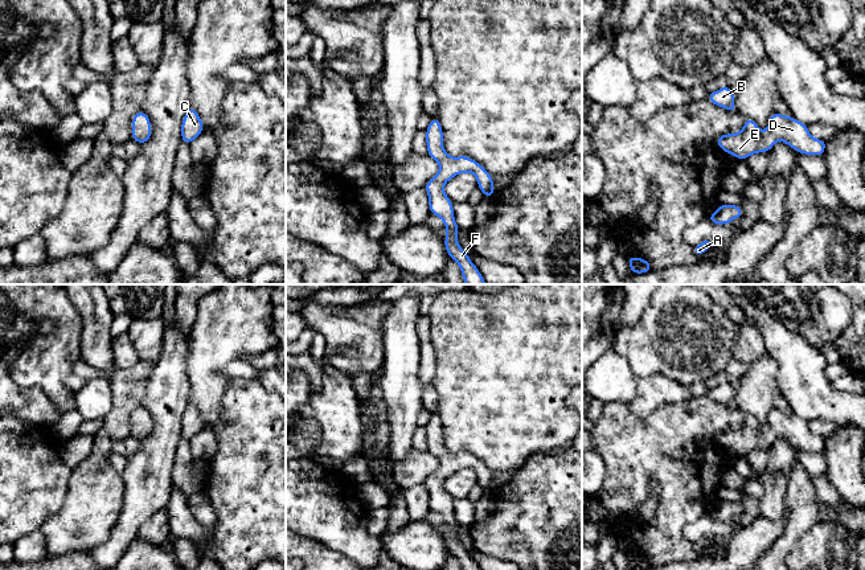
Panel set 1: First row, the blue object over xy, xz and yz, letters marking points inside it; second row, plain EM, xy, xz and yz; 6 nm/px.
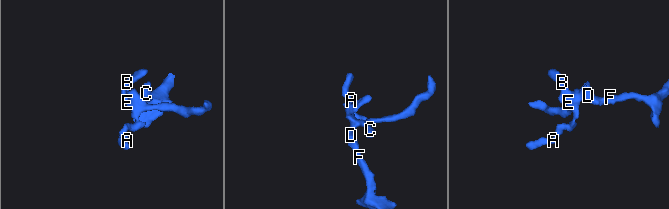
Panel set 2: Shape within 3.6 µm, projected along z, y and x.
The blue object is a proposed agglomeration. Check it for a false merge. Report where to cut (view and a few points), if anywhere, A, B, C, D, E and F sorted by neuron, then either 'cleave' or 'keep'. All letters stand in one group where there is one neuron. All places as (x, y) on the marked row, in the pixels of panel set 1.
no cut; A B C D E F; keep

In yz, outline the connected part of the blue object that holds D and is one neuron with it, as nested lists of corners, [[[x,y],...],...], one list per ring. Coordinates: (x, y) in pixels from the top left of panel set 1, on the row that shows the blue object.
[[[774,112],[768,127],[759,131],[755,120],[747,118],[743,128],[737,134],[725,134],[717,138],[717,145],[738,160],[746,160],[753,153],[768,152],[780,140],[802,155],[824,156],[827,140],[815,139],[808,126],[794,116]]]

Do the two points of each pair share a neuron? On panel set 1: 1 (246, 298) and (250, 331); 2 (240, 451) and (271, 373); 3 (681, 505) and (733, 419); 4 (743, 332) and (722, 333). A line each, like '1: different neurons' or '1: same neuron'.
1: same neuron
2: different neurons
3: same neuron
4: different neurons

